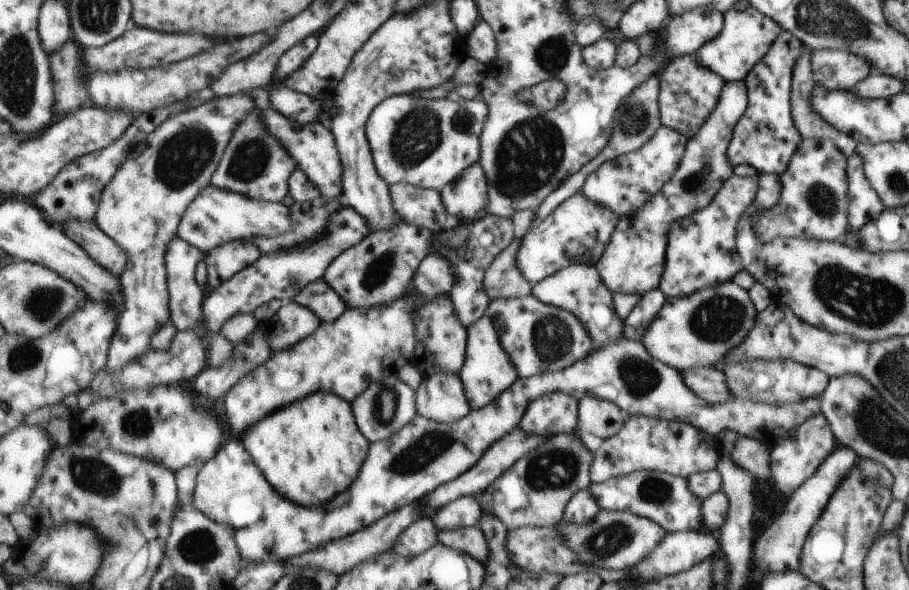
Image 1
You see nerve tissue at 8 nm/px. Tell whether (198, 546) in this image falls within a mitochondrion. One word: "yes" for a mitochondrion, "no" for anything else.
yes

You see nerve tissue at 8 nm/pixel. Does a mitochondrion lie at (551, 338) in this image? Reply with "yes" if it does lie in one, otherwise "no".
yes

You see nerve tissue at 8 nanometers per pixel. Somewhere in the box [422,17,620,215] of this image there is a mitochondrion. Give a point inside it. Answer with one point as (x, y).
(529, 153)

